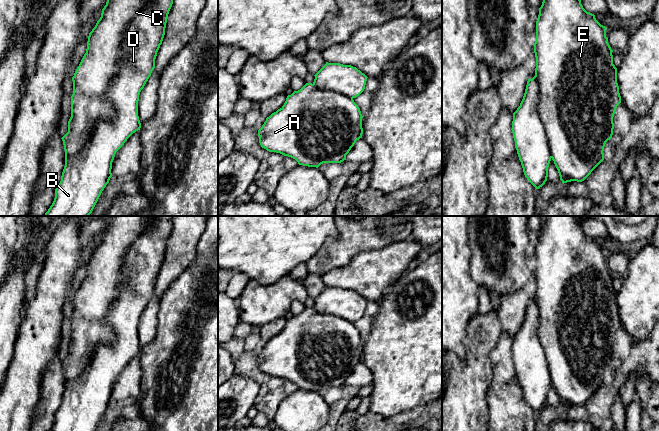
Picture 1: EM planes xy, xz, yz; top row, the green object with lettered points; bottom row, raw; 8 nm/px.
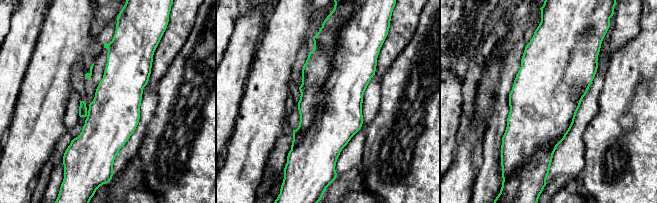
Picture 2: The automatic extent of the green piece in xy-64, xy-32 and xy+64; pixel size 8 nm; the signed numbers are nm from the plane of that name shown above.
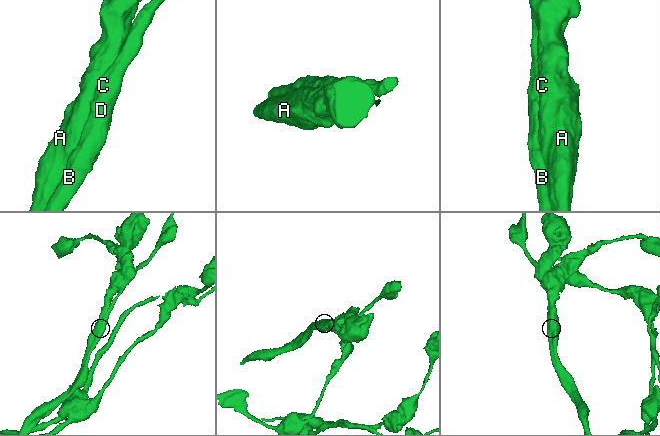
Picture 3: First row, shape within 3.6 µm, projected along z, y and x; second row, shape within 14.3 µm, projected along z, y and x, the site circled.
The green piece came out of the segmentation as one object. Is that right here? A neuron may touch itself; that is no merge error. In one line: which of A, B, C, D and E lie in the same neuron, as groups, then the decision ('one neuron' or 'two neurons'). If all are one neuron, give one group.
groups A C E / B D; two neurons

